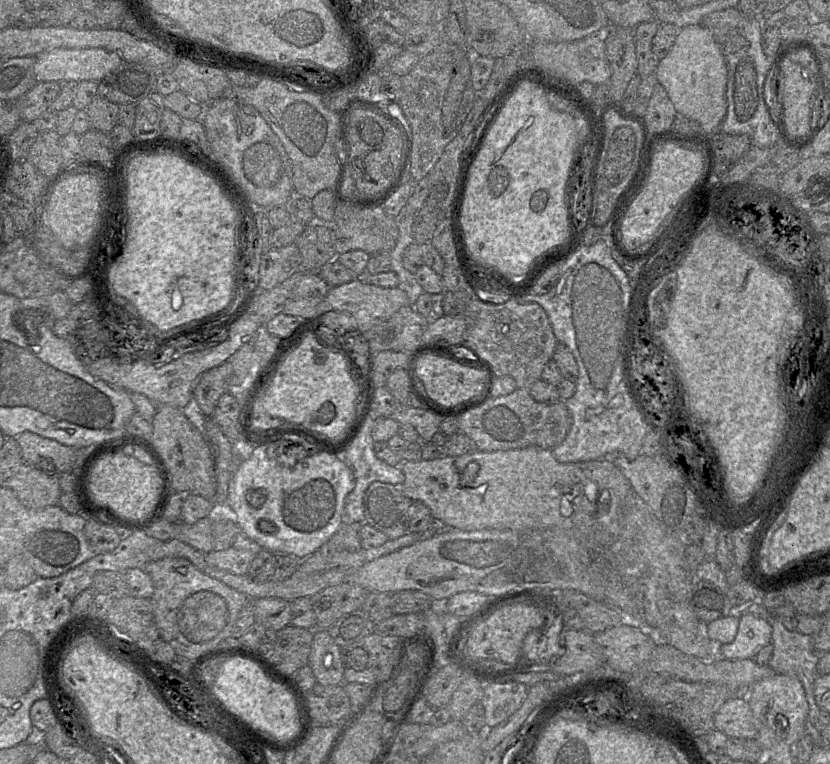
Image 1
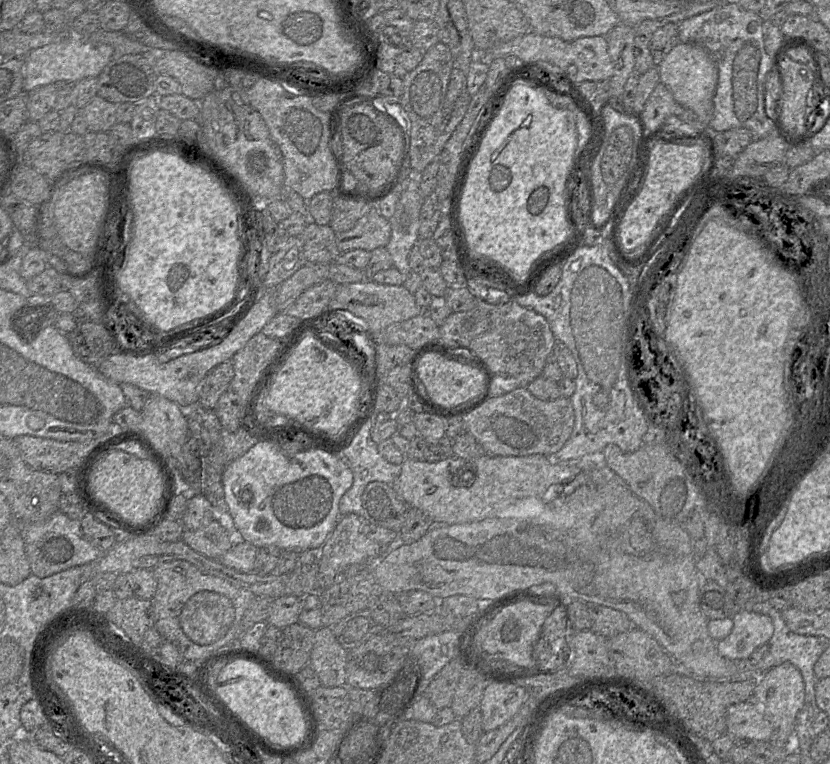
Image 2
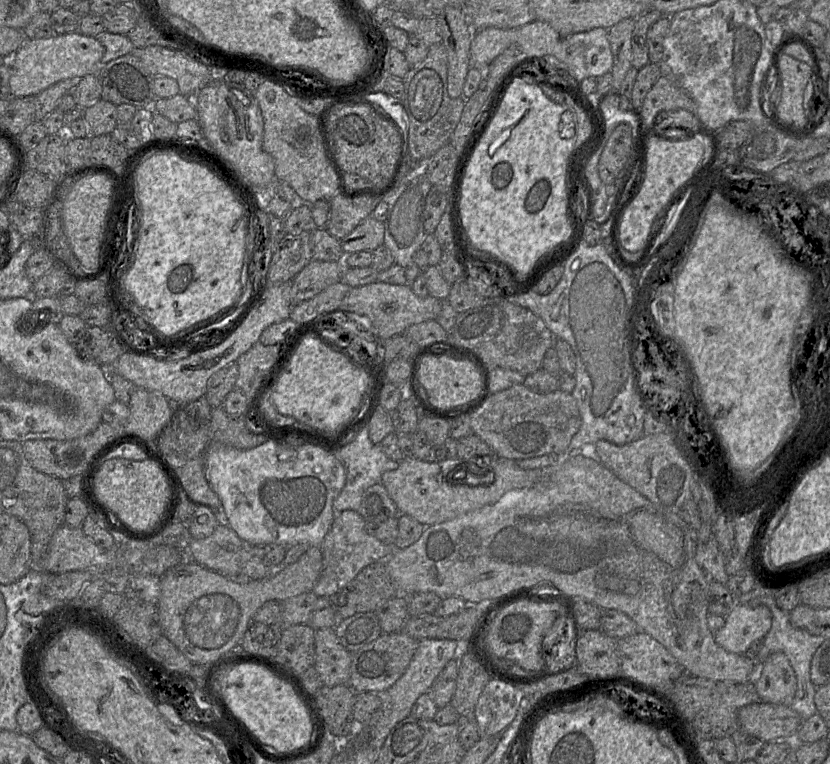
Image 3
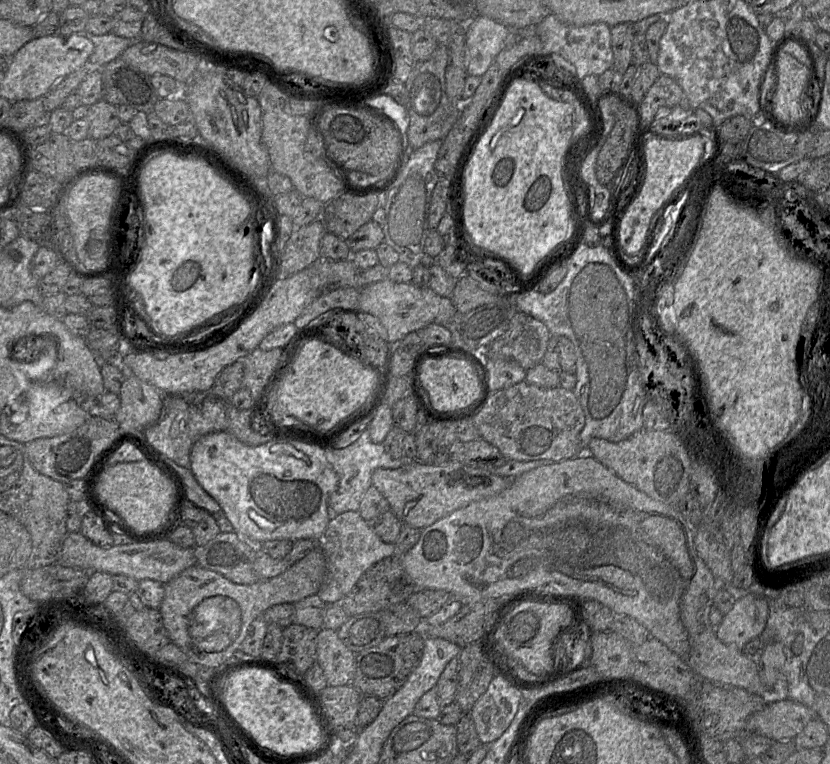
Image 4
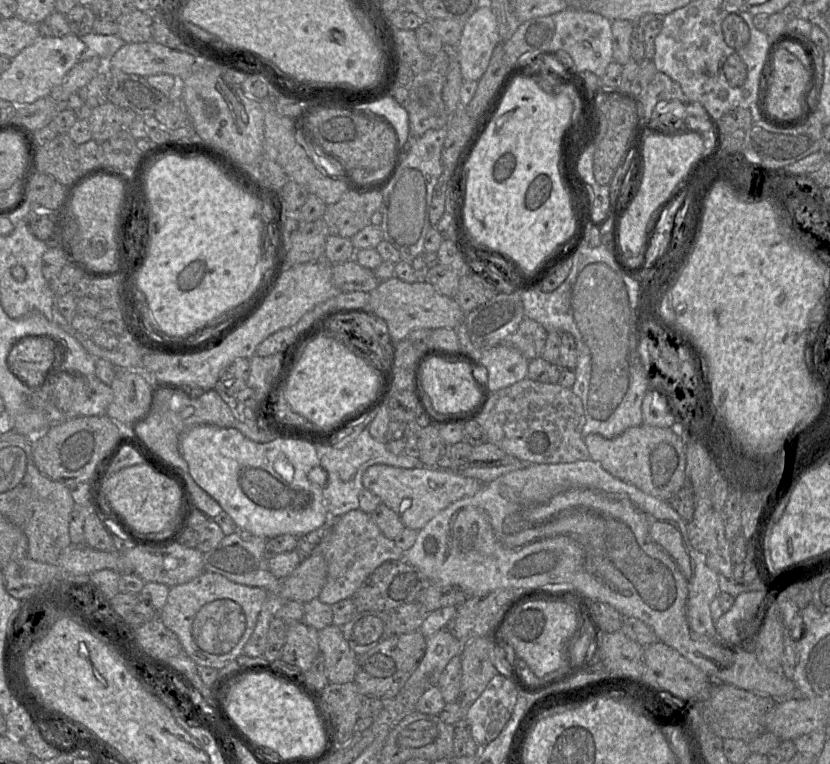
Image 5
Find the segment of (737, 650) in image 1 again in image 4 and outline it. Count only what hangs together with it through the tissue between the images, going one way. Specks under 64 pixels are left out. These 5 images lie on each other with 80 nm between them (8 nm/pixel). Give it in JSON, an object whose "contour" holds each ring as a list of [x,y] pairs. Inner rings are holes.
{"contour":[[[748,594],[735,600],[732,609],[724,615],[715,632],[722,642],[742,649],[750,640],[764,632],[768,617],[767,598]]]}

